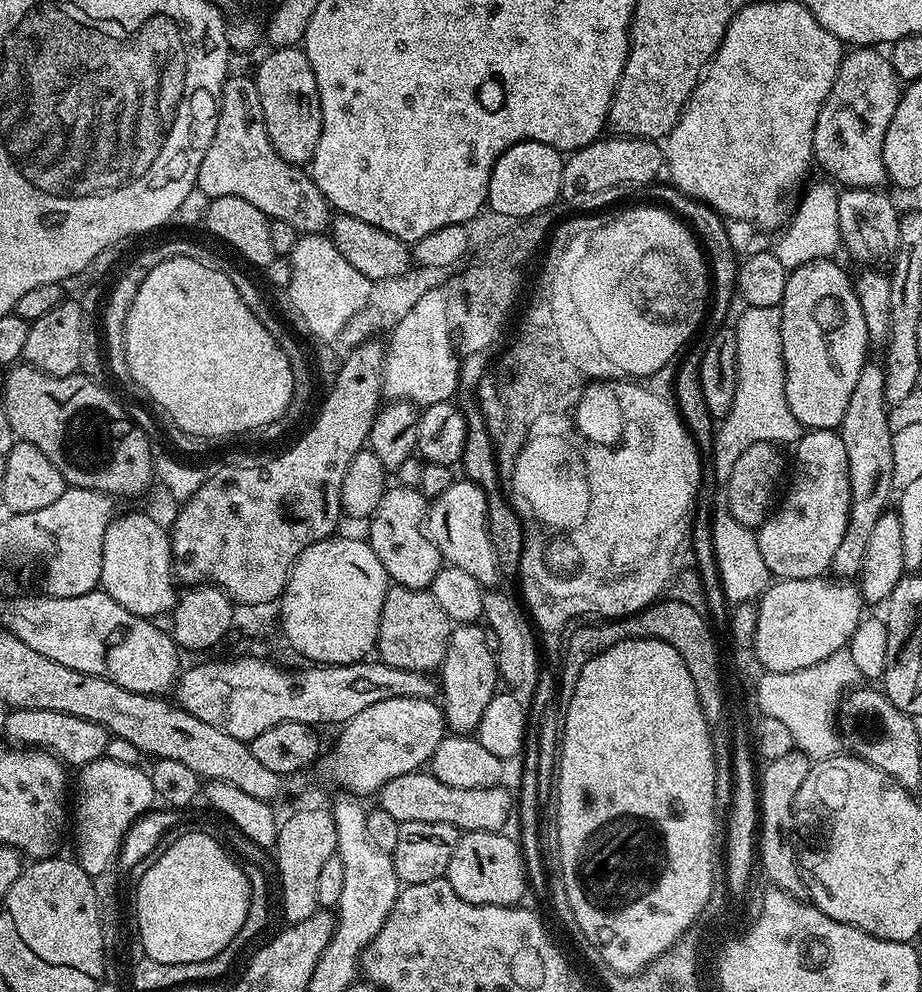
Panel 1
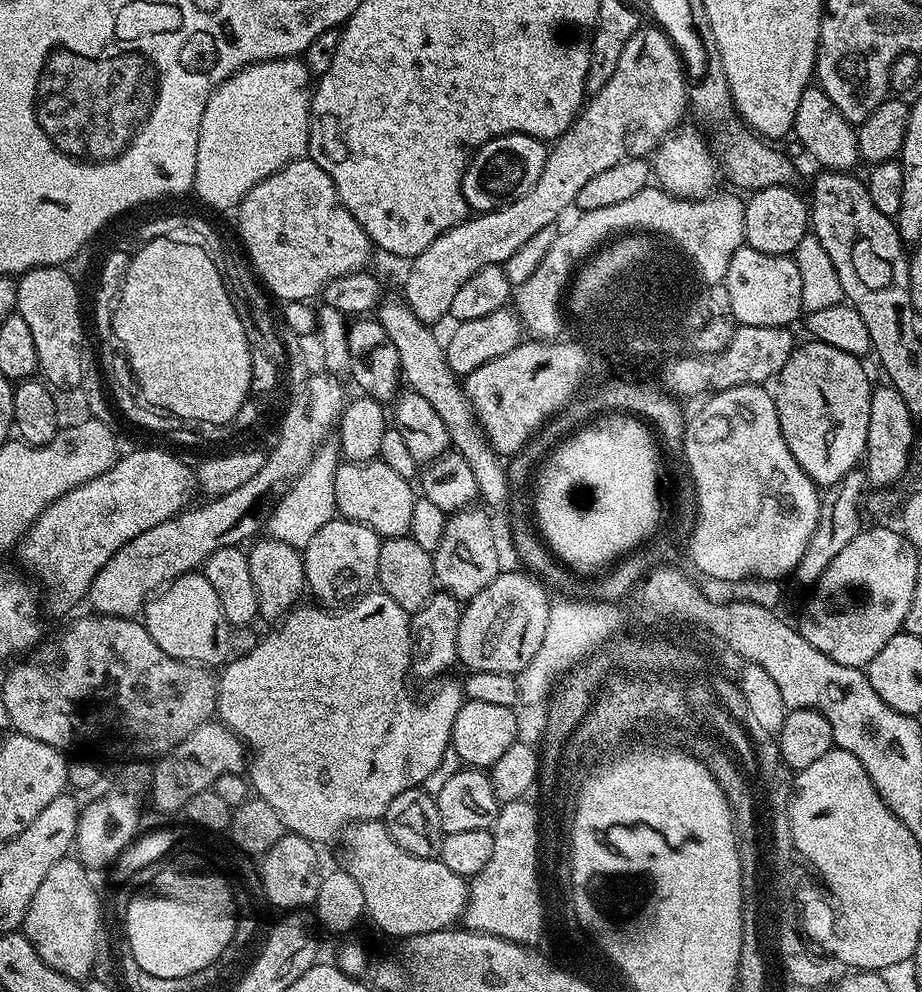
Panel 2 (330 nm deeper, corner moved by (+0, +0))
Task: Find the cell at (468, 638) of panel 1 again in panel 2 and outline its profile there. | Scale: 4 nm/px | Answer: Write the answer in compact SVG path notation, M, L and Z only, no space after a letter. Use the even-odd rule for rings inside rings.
M469 506L451 513L444 527L442 542L438 542L436 551L432 553L437 585L461 602L472 600L478 590L486 590L486 586L490 586L502 571L496 532L487 514L480 506Z

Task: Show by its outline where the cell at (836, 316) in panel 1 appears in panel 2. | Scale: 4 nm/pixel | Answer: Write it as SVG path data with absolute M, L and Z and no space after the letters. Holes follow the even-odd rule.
M813 338L808 342L793 348L786 366L780 371L780 385L774 388L778 422L782 426L782 438L786 438L786 446L790 446L790 454L794 454L798 466L802 466L802 470L806 470L808 477L818 486L831 486L850 474L866 455L870 398L874 384L868 381L868 372L860 365L863 364L861 357L851 356L844 350Z

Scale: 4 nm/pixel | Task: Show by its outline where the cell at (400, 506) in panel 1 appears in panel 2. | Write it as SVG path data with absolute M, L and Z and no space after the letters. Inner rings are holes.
M379 458L366 464L341 462L334 474L334 498L337 513L345 520L353 520L362 526L370 526L381 538L406 536L410 533L410 518L414 518L414 502L417 493L413 485Z

